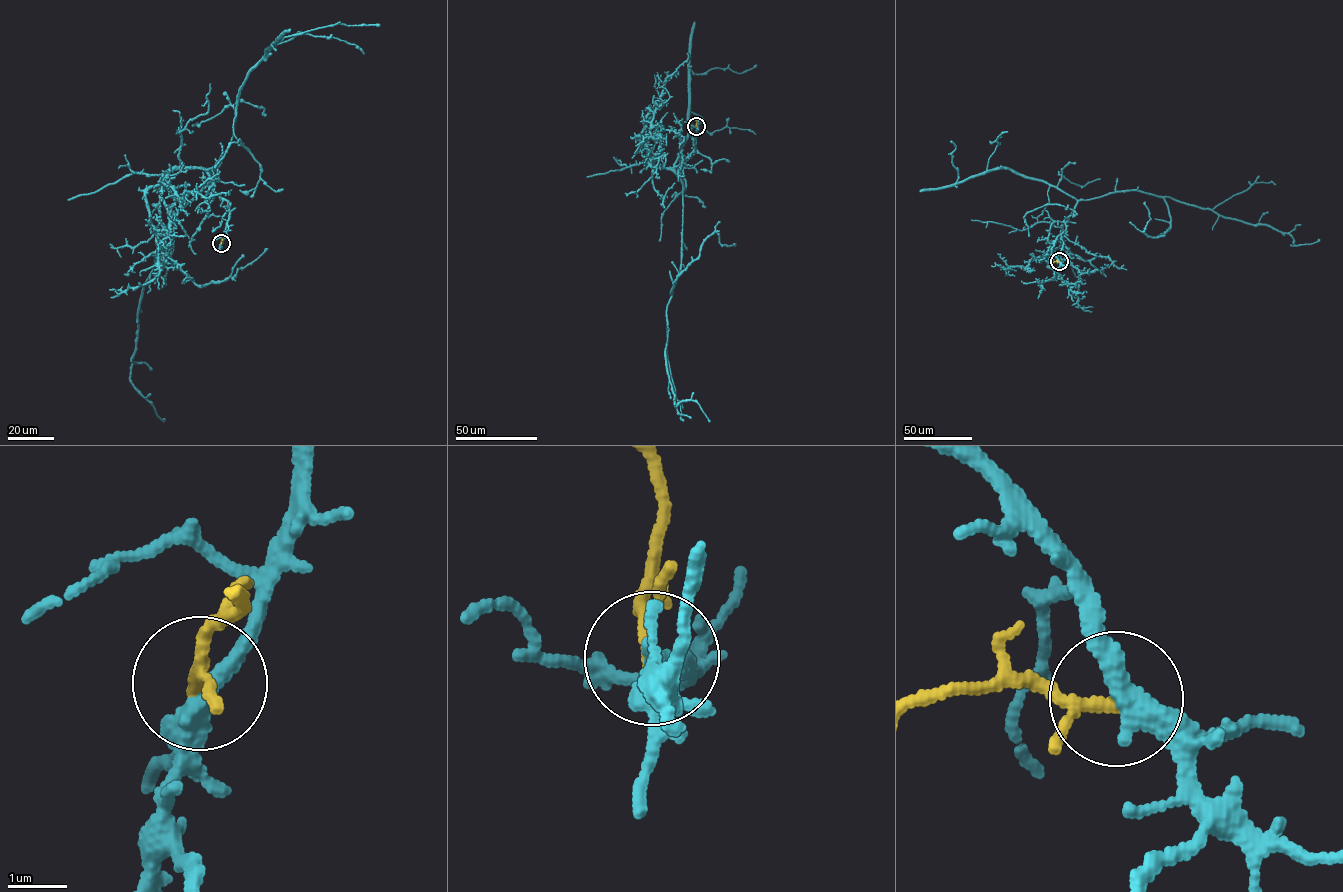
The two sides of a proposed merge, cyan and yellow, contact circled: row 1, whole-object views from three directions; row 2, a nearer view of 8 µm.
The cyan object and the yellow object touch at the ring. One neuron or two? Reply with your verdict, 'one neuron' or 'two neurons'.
two neurons

